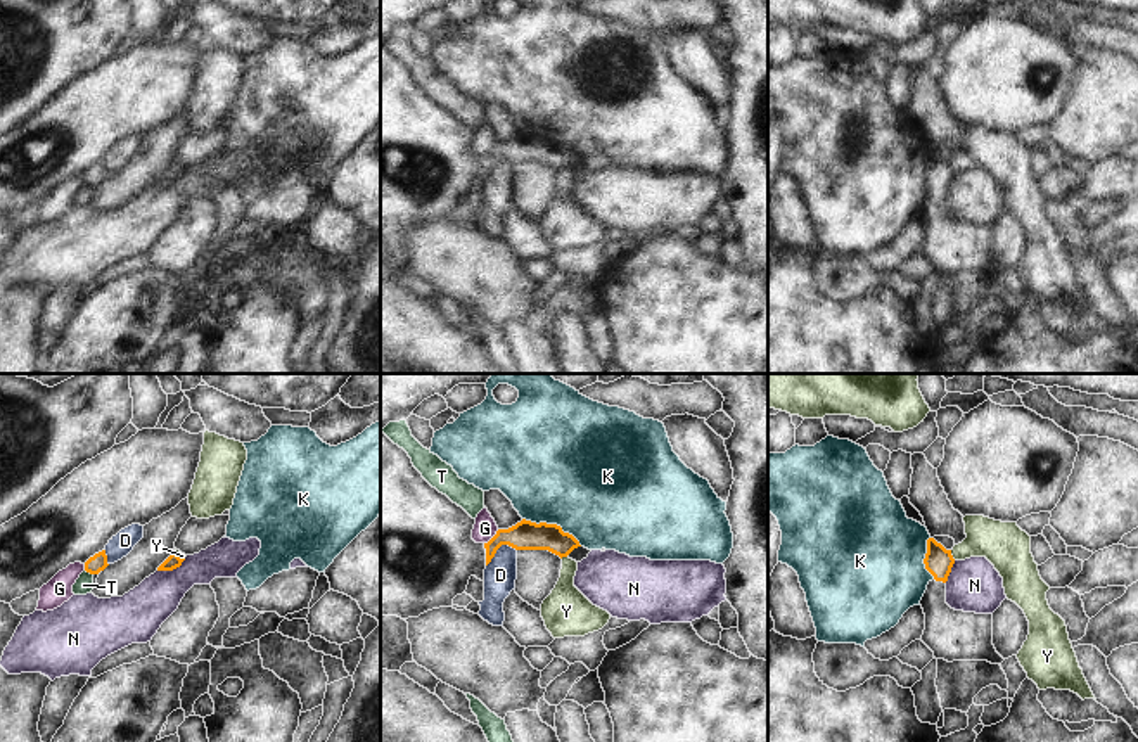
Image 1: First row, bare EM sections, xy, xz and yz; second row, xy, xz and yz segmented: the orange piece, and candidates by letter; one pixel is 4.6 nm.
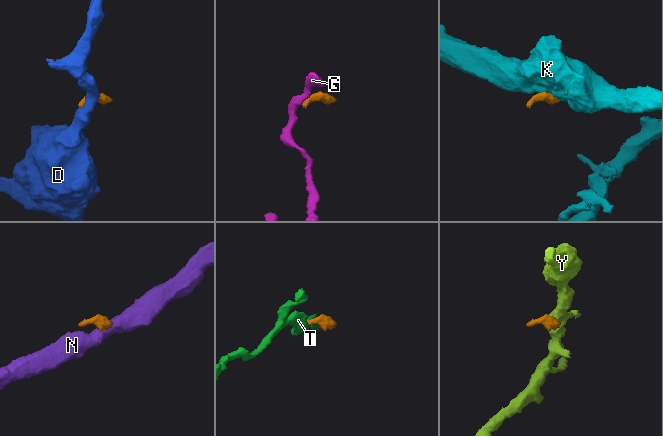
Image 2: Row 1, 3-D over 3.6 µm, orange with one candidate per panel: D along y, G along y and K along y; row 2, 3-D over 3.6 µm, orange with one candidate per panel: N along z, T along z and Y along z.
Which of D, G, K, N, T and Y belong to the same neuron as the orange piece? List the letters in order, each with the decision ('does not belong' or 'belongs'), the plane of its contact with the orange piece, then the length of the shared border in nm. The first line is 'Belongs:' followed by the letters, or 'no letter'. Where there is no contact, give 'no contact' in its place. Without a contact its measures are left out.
Belongs: no letter
D: does not belong | xz | 170 nm
G: does not belong | xz | 100 nm
K: does not belong | xz | 300 nm
N: does not belong | xy | 150 nm
T: does not belong | xy | 50 nm
Y: does not belong | yz | 50 nm

